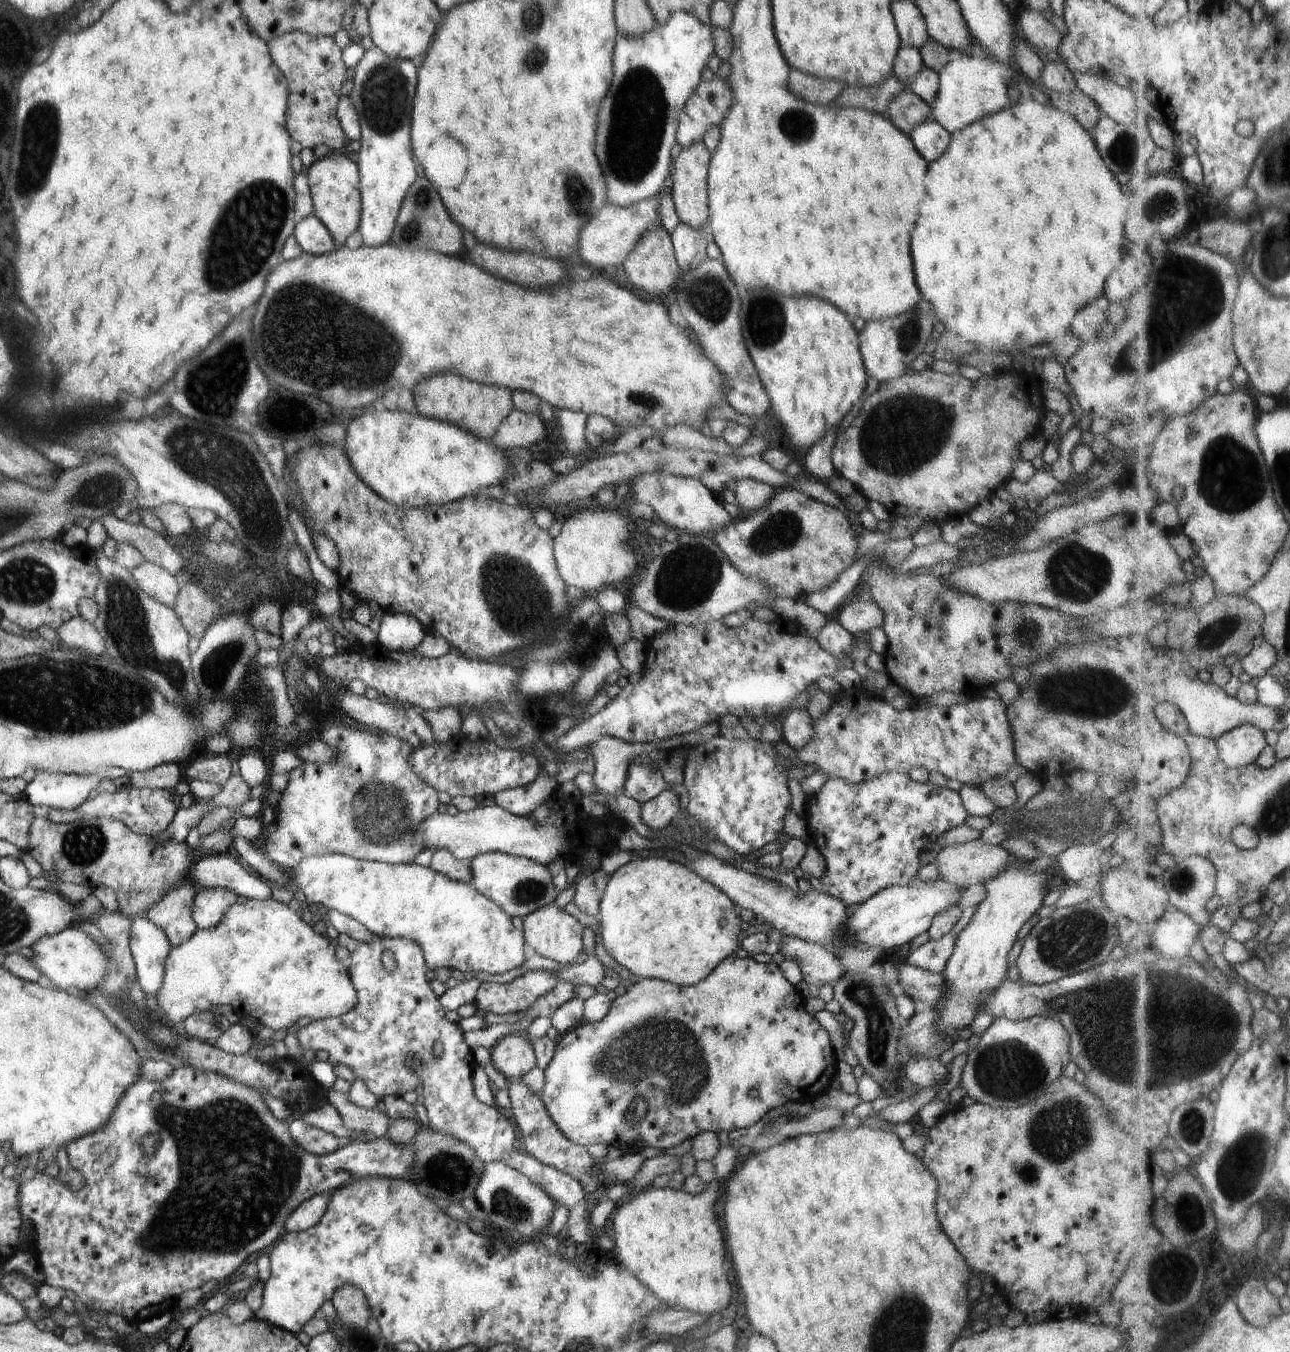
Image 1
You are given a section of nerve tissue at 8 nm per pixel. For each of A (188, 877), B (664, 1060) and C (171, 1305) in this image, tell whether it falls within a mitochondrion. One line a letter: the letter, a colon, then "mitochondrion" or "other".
A: other
B: mitochondrion
C: other

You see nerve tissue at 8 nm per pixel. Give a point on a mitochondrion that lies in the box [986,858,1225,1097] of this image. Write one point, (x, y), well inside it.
(1089, 1006)

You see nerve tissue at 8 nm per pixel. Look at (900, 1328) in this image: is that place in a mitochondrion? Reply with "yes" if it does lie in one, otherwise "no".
yes

